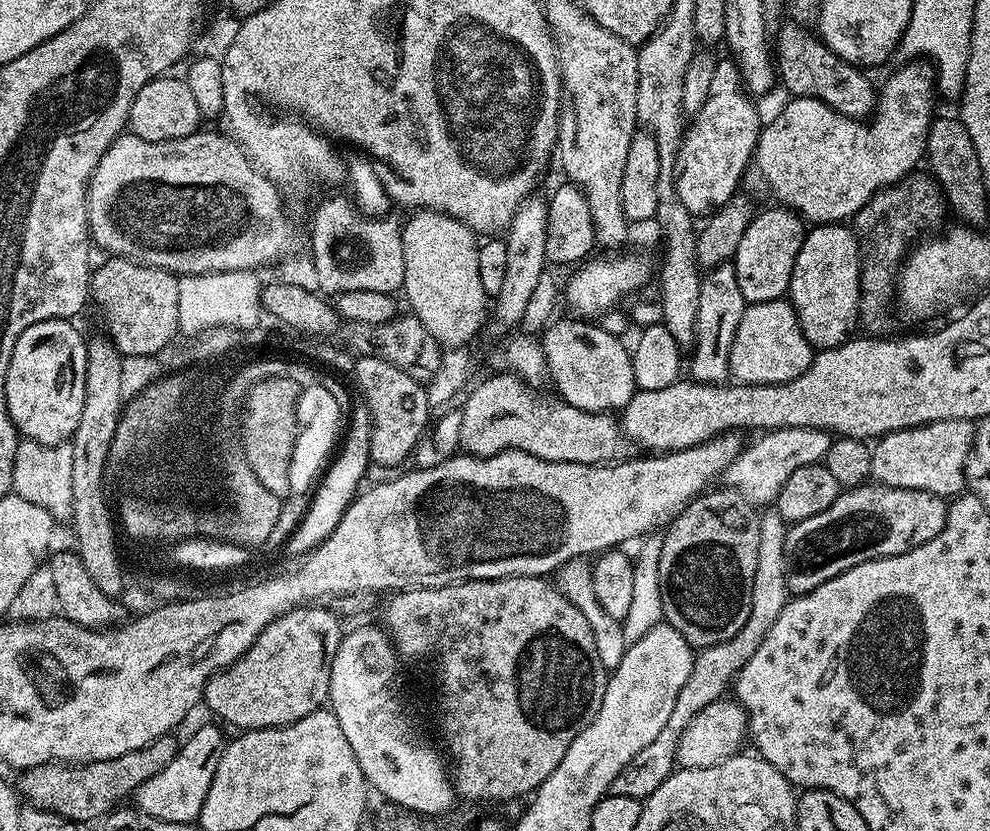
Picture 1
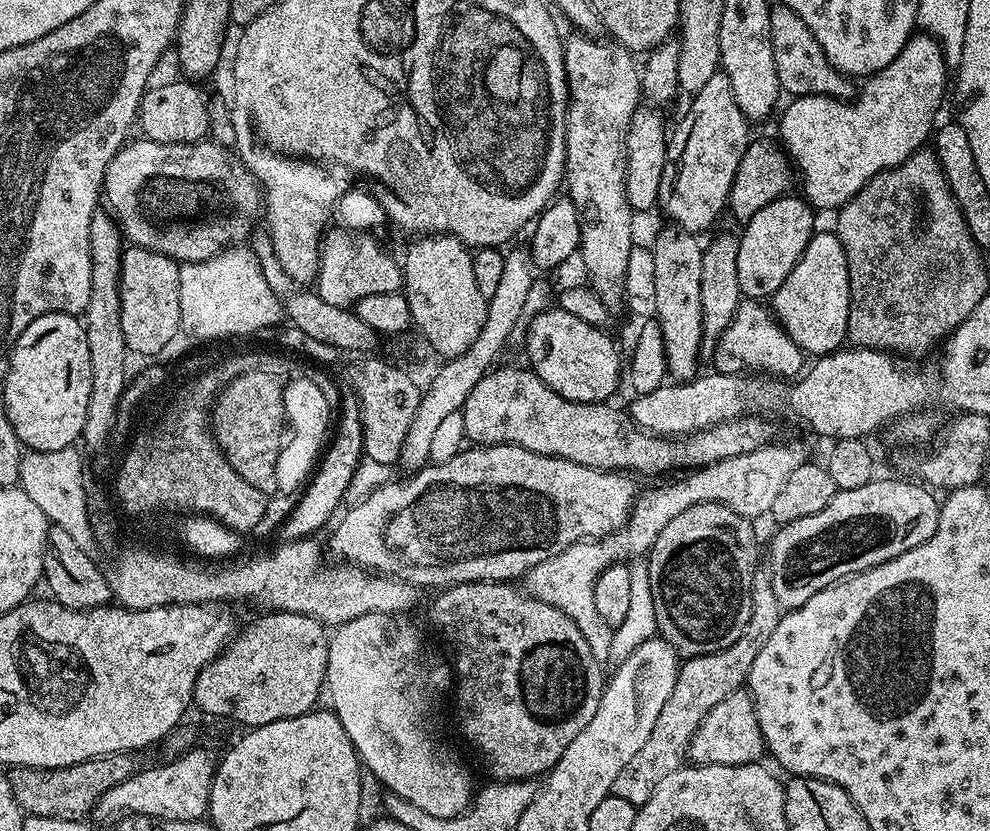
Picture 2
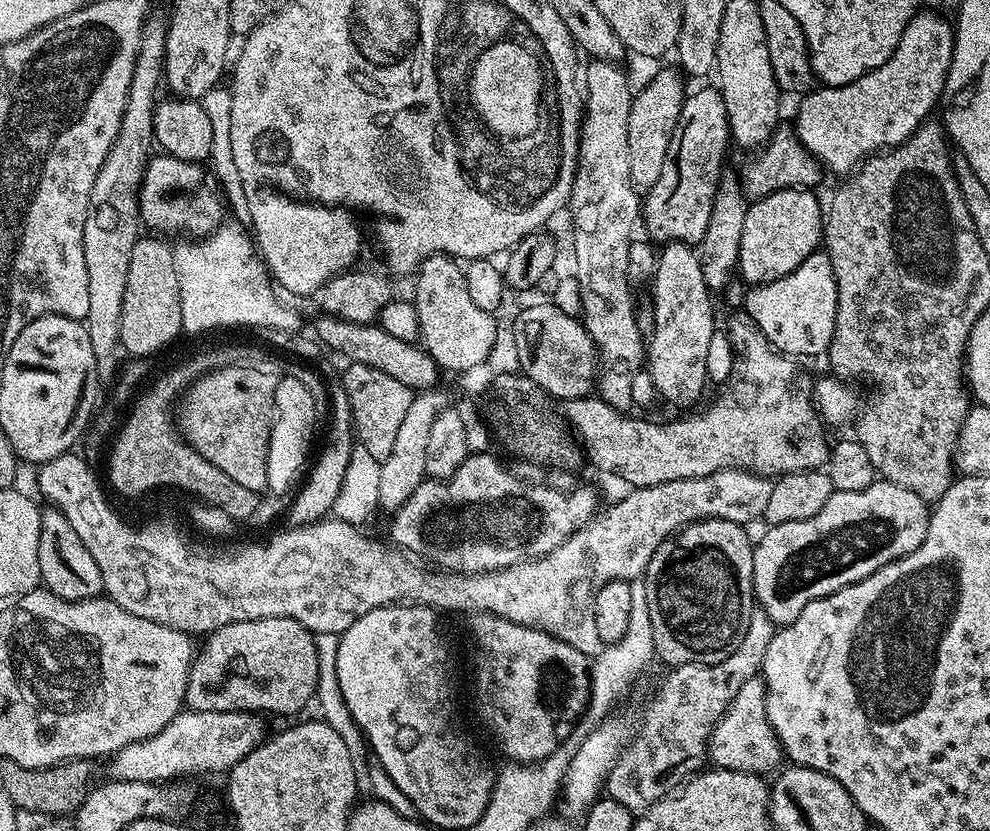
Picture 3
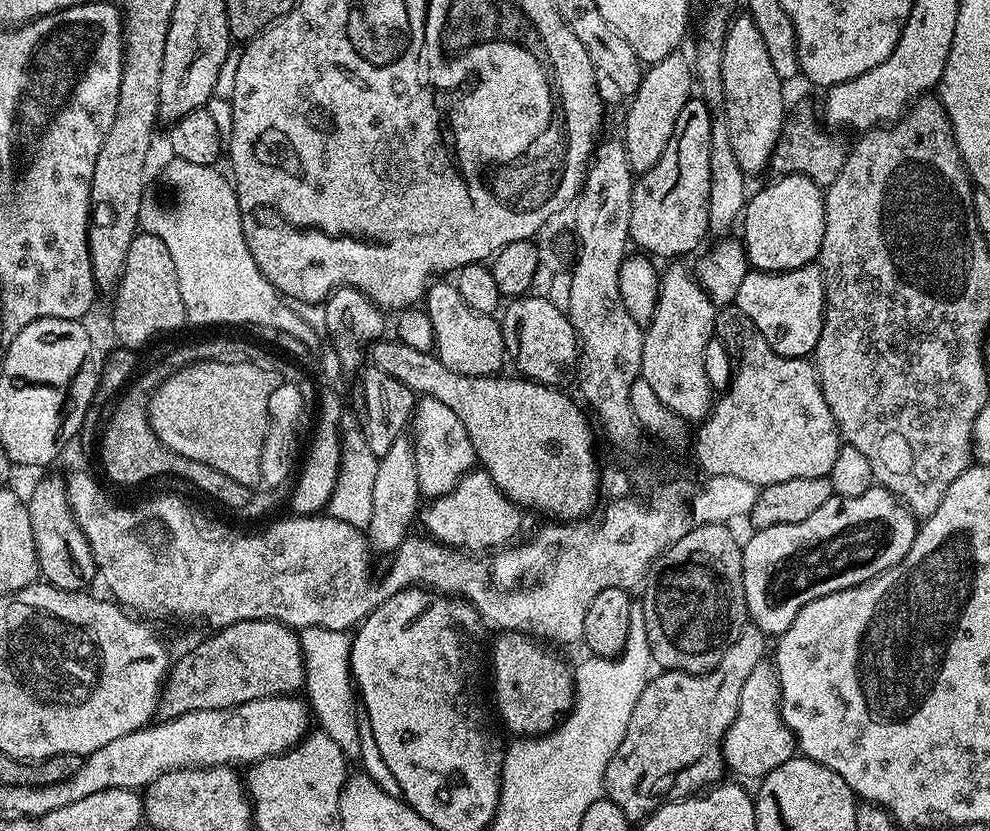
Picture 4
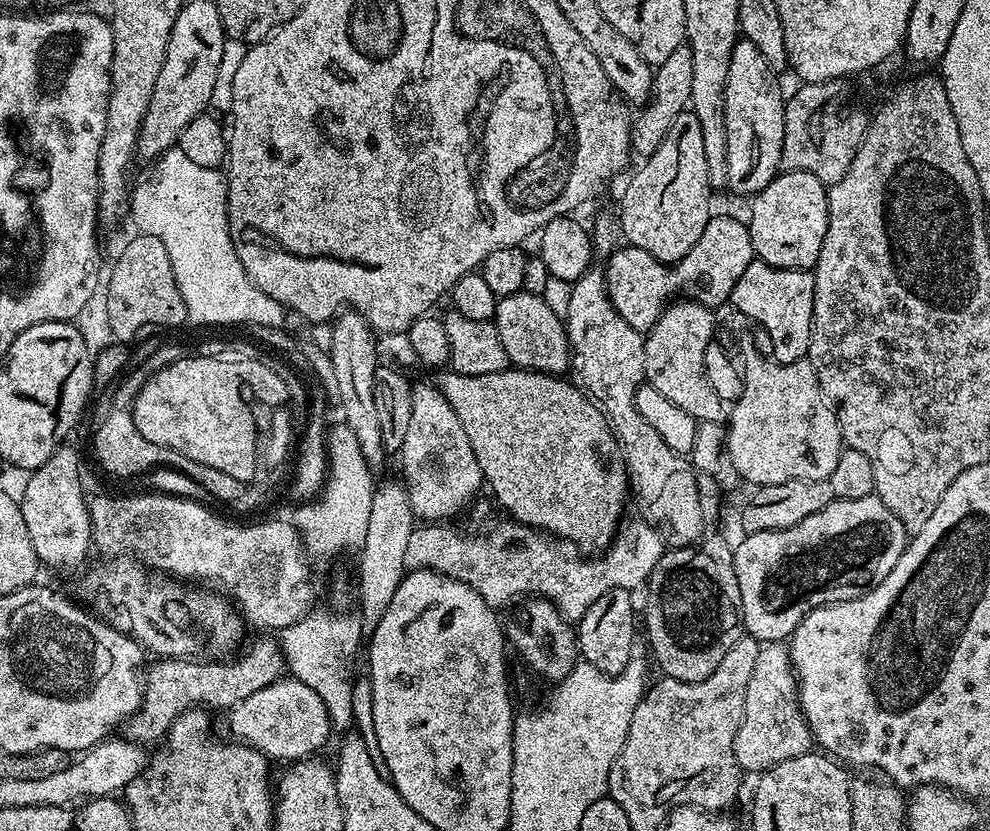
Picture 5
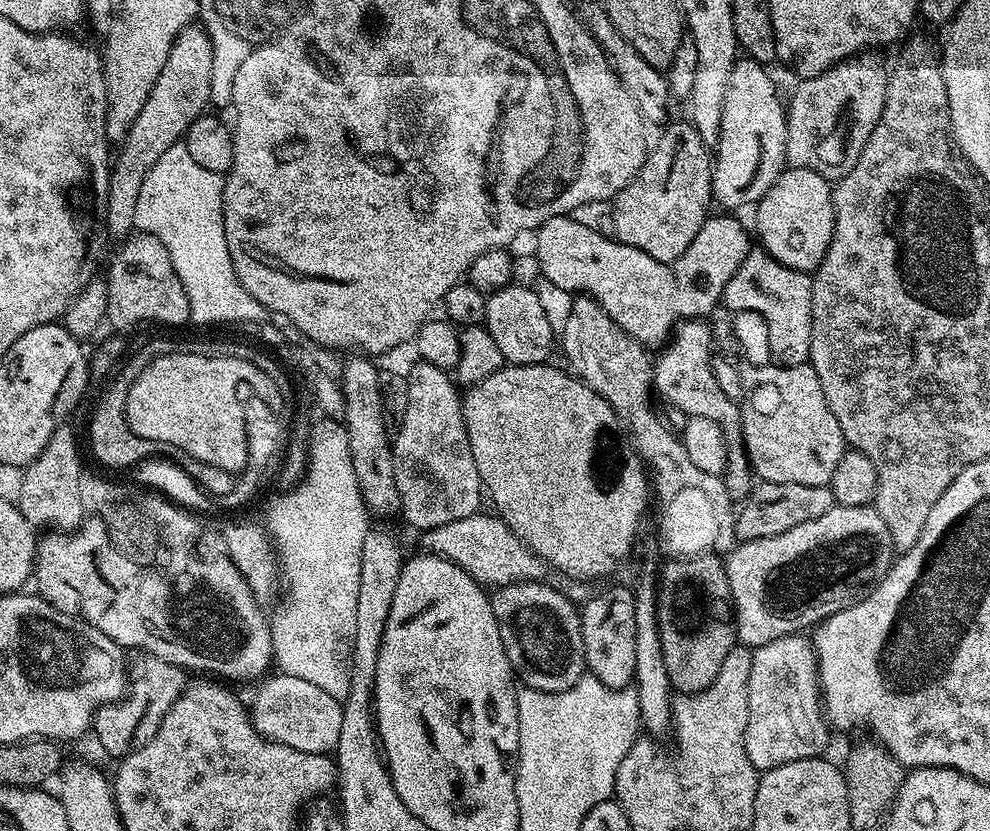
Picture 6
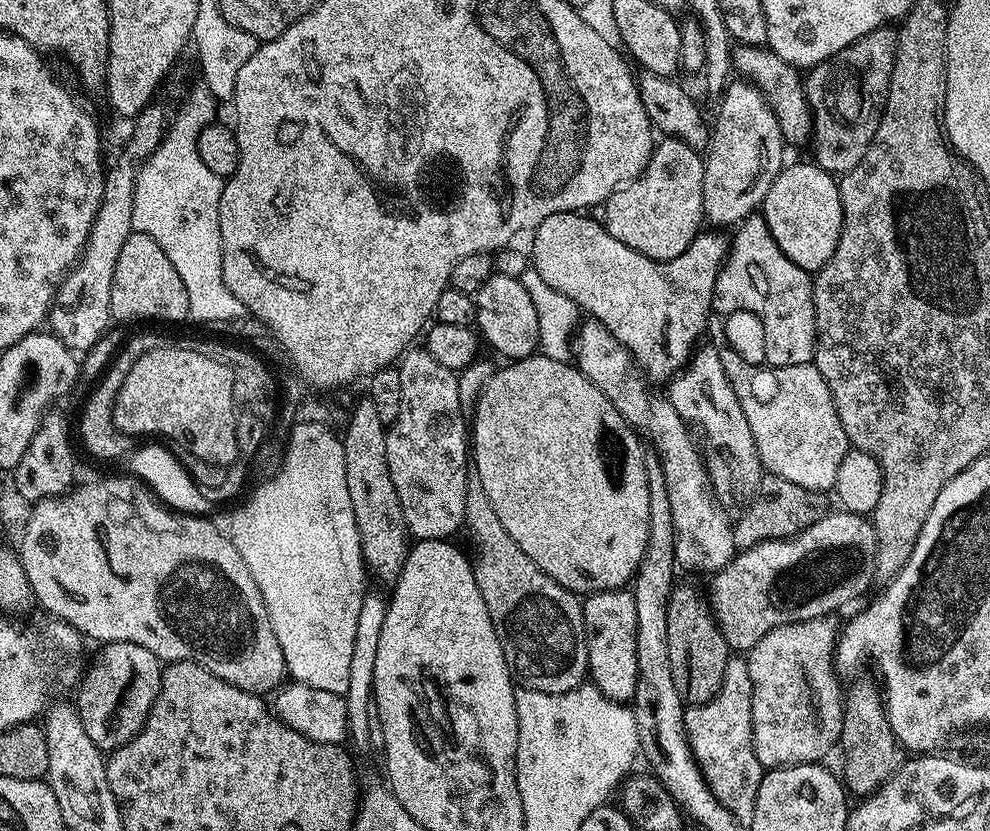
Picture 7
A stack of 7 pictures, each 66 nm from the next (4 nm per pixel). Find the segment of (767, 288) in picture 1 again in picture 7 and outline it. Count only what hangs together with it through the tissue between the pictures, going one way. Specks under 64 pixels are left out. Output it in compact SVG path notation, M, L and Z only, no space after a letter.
M814 162L780 169L762 205L774 242L803 272L815 274L830 262L842 234L842 198L837 177Z

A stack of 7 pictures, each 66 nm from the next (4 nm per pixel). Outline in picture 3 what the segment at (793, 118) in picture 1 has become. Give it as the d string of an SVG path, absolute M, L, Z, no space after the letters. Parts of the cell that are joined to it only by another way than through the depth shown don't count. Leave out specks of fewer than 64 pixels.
M920 10L916 15L910 18L910 22L906 26L906 30L902 30L902 38L898 42L898 46L894 50L894 54L888 59L882 66L878 66L874 70L870 70L866 74L862 74L862 78L858 78L854 82L849 84L843 84L837 88L830 88L827 86L817 87L815 90L809 91L807 95L803 97L804 100L800 104L800 109L796 112L796 121L794 121L794 127L796 129L796 136L799 138L801 144L806 146L806 150L812 156L815 156L820 161L821 165L825 169L828 168L834 175L840 176L839 178L847 177L849 174L856 171L865 159L869 156L874 156L878 152L883 152L890 148L896 148L902 142L909 140L917 130L922 127L923 124L929 119L928 116L932 112L932 107L935 104L941 103L944 94L944 83L948 77L948 71L950 70L950 62L952 61L952 55L954 54L954 42L956 41L956 34L954 31L954 24L951 19L948 20L947 15L941 14L936 10Z

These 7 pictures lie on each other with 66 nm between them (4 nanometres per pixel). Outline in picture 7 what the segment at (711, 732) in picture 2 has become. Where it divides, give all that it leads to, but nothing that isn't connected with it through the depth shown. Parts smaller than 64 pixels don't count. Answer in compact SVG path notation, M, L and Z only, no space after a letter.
M819 616L813 620L778 626L746 653L752 683L754 754L758 754L758 762L766 770L823 761L823 756L840 743L840 731L844 725L844 696L842 688L840 692L841 677L834 663L838 639L838 624L834 621L832 616Z

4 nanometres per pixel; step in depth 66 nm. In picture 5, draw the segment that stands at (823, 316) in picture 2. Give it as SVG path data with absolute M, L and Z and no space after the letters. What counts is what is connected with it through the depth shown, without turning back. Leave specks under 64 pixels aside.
M753 259L750 266L738 278L738 286L734 286L731 303L746 314L749 321L758 323L764 327L768 340L772 343L771 359L777 364L789 364L795 360L803 360L807 357L810 346L810 334L812 333L812 311L814 310L814 282L815 275L808 270L797 270L794 268L772 268L763 264L761 260Z

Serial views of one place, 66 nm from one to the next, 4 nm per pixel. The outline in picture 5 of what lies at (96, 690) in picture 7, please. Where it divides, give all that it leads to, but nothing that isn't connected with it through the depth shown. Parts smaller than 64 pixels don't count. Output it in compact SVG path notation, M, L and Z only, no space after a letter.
M272 639L256 640L250 644L235 658L225 660L160 658L152 662L156 664L149 663L143 677L144 697L140 709L124 721L123 739L141 746L149 746L148 744L152 743L155 745L167 737L169 726L188 708L203 706L208 710L213 710L212 708L230 710L238 702L250 698L250 694L255 694L258 690L273 684L275 680L281 679L285 675L286 665L284 652L280 649L279 643Z

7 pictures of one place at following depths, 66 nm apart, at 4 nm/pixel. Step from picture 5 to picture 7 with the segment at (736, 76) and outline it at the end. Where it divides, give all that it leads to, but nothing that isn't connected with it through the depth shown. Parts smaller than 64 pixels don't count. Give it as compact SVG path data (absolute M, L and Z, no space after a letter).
M731 81L719 97L720 113L716 116L716 124L714 120L711 125L704 156L704 219L720 230L731 229L753 215L763 205L774 178L786 164L784 135L767 98L754 84L737 81Z

